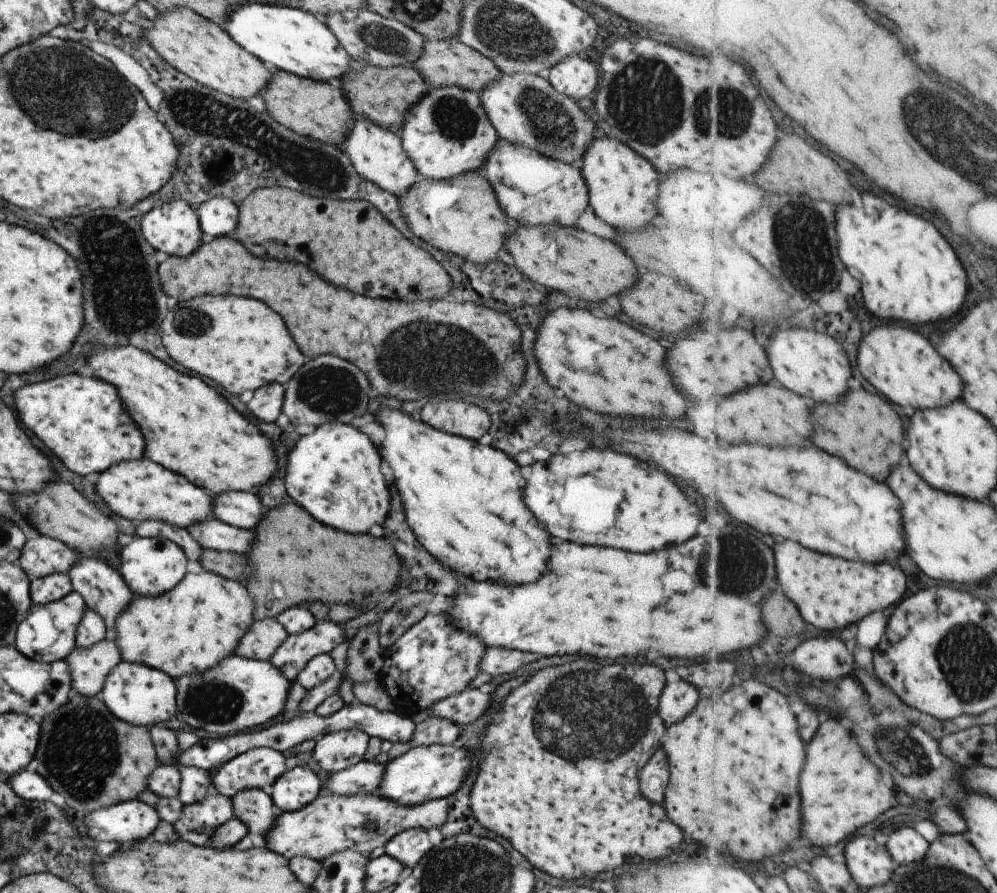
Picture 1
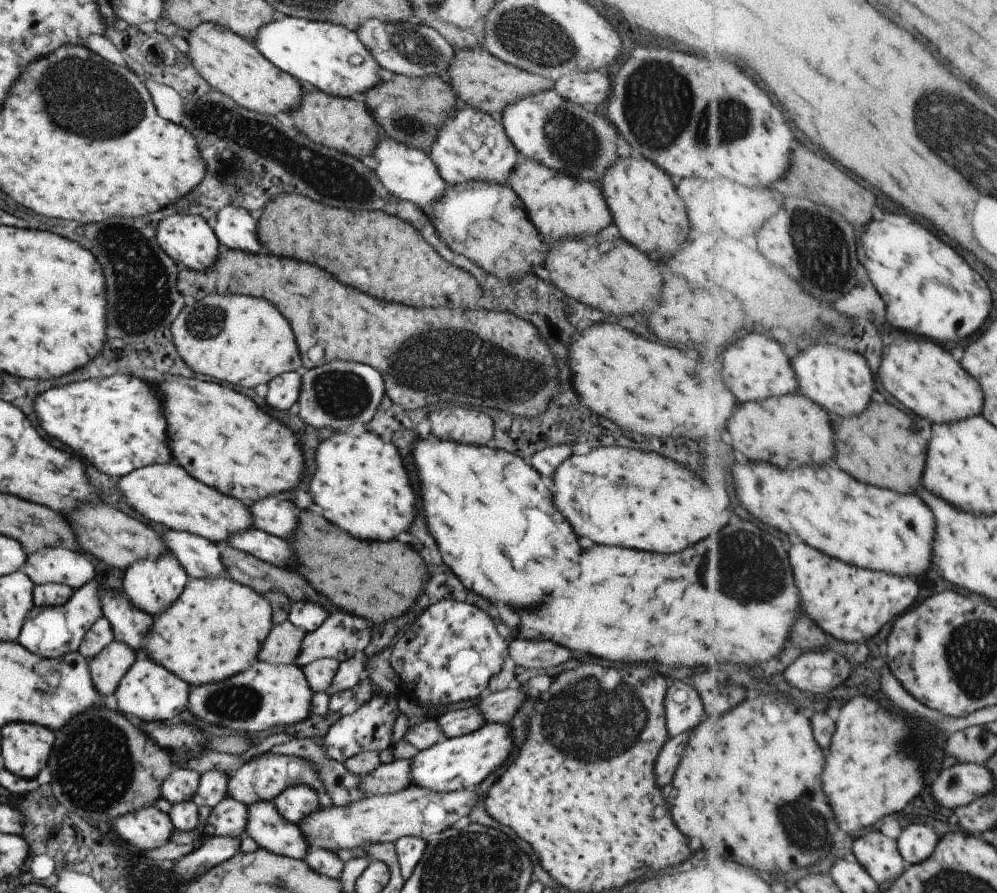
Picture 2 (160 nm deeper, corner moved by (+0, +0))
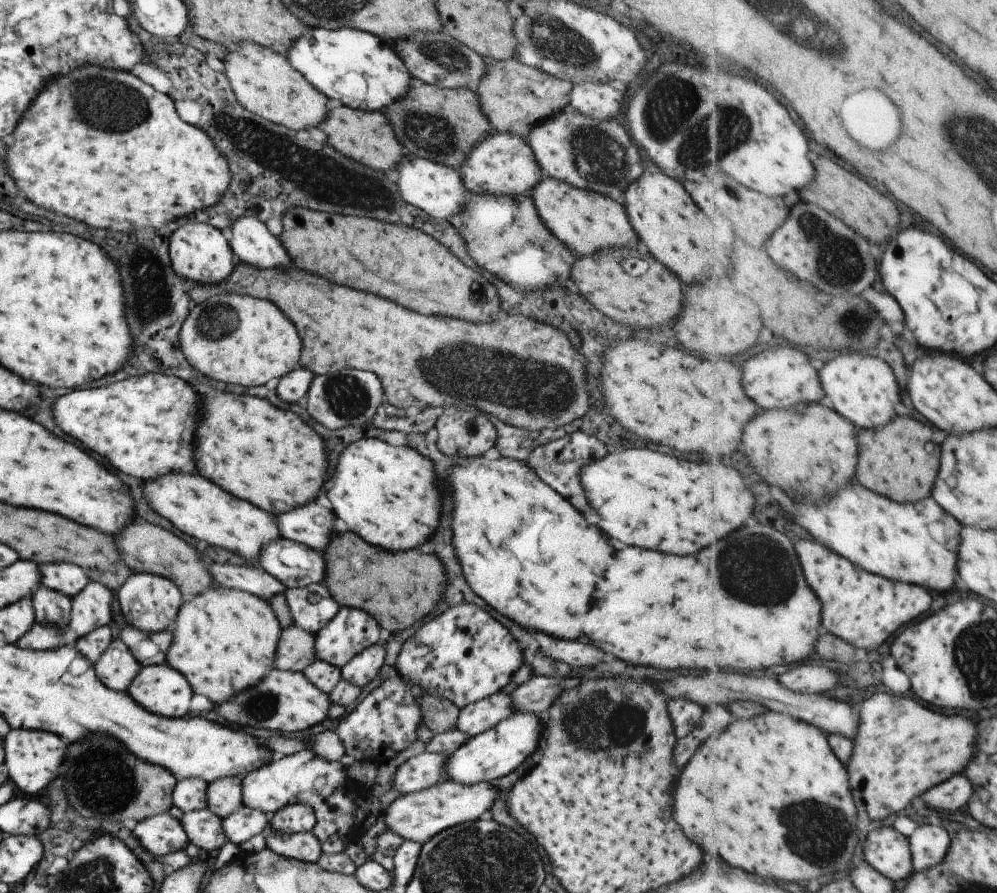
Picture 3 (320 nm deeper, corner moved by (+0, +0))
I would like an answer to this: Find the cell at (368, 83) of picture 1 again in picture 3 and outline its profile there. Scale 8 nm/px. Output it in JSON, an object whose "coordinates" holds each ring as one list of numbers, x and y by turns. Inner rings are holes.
{"coordinates":[[413,80,413,84,409,87,406,95,385,107,382,112,390,122,397,140,407,150,405,154,429,159,455,170,460,168,465,162,466,155,491,130,486,116,482,113,478,94,473,88,444,89,440,86,428,85,420,80]]}

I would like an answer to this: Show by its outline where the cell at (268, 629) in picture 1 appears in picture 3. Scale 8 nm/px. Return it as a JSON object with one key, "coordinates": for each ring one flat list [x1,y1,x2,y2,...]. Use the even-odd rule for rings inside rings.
{"coordinates":[[295,625,280,629,274,652,274,668,282,671,302,670,314,659,314,634]]}

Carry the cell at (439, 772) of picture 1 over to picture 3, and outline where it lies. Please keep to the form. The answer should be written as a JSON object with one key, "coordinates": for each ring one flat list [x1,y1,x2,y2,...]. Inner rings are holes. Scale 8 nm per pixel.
{"coordinates":[[513,712,512,716,499,721,495,726,469,737,460,747,457,747,446,757,446,769,443,779,447,778,459,784,472,785,481,781,494,783,517,768,533,750,544,728,543,716]]}

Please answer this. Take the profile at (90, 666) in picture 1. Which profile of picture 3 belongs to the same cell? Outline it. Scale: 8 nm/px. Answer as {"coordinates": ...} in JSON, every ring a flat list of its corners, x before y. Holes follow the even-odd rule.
{"coordinates":[[119,639,110,642,93,666,99,682,119,692,127,690,127,686,141,668,129,649]]}

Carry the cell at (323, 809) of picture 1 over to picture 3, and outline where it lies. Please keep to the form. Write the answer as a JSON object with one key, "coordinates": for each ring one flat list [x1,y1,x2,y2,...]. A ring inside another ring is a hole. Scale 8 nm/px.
{"coordinates":[[445,778,432,787,399,796,379,814,382,814,386,828,391,832,398,834,402,839,422,844,446,828,467,820,477,820,485,810,491,808,495,796,497,796,497,789,493,783,481,781,464,785]]}

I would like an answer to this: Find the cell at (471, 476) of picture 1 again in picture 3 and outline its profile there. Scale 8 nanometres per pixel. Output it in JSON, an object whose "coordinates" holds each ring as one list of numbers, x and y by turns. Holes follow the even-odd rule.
{"coordinates":[[475,457,469,466,453,466,449,484,455,500,455,512,451,518,453,548,471,590,483,598,489,608,511,618,519,626,563,640,593,644,589,640,589,632,595,624,591,608,601,594,599,588,593,588,593,580,605,570,605,558,609,558,611,552,607,538,595,526,589,526,578,510,541,482,524,462,509,457,495,460]]}

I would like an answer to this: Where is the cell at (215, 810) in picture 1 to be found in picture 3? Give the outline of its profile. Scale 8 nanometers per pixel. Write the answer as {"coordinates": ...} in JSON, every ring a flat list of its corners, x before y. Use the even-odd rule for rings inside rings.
{"coordinates":[[241,806,234,813,221,818,221,828,227,841,236,845,266,830,269,815,262,810]]}

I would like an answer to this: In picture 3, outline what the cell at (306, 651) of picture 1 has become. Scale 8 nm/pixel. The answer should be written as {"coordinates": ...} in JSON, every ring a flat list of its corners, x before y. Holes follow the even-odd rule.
{"coordinates":[[339,607,337,614,314,634,314,658,341,668,377,640,379,626,370,614,355,607]]}

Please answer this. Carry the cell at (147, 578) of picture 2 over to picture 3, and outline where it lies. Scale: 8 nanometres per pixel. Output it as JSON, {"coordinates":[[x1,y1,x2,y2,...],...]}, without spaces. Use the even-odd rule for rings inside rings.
{"coordinates":[[131,573,115,593,126,624,142,633,156,633,172,628,183,603,180,590,169,579,152,574]]}

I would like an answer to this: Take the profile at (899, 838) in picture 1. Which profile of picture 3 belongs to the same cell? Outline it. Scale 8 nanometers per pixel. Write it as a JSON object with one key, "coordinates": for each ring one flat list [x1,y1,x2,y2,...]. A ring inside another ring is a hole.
{"coordinates":[[926,823,910,836,912,855,916,871,933,868,941,864,951,848,951,836,945,828]]}

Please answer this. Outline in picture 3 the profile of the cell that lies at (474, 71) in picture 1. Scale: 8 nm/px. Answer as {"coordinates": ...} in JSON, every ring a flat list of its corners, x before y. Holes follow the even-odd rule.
{"coordinates":[[517,60,487,61,486,74,473,90,478,94,482,113,491,130,526,138,536,123,552,117,569,107,568,96,573,83,554,77]]}

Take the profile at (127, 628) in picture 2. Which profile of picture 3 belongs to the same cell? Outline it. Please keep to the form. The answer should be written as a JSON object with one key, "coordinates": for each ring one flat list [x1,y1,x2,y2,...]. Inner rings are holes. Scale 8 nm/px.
{"coordinates":[[126,625,121,630,119,639,141,667,162,665,166,662,166,650,172,639,172,629,156,633,142,633,140,630]]}

